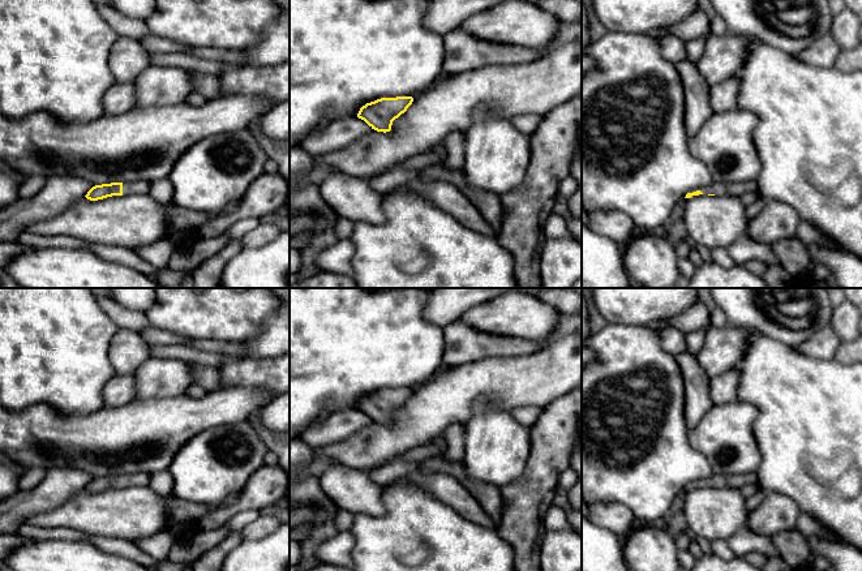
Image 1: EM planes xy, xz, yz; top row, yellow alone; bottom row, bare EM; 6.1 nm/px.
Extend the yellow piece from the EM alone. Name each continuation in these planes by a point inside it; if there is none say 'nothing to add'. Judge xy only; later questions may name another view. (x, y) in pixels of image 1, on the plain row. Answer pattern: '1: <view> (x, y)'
1: xy (141, 479)

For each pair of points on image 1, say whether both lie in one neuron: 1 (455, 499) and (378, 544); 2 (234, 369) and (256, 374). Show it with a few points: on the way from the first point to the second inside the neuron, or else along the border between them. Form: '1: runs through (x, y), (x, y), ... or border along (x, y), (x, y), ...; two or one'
1: border along (421, 489), (474, 522); two
2: runs through (239, 372), (251, 372); one

